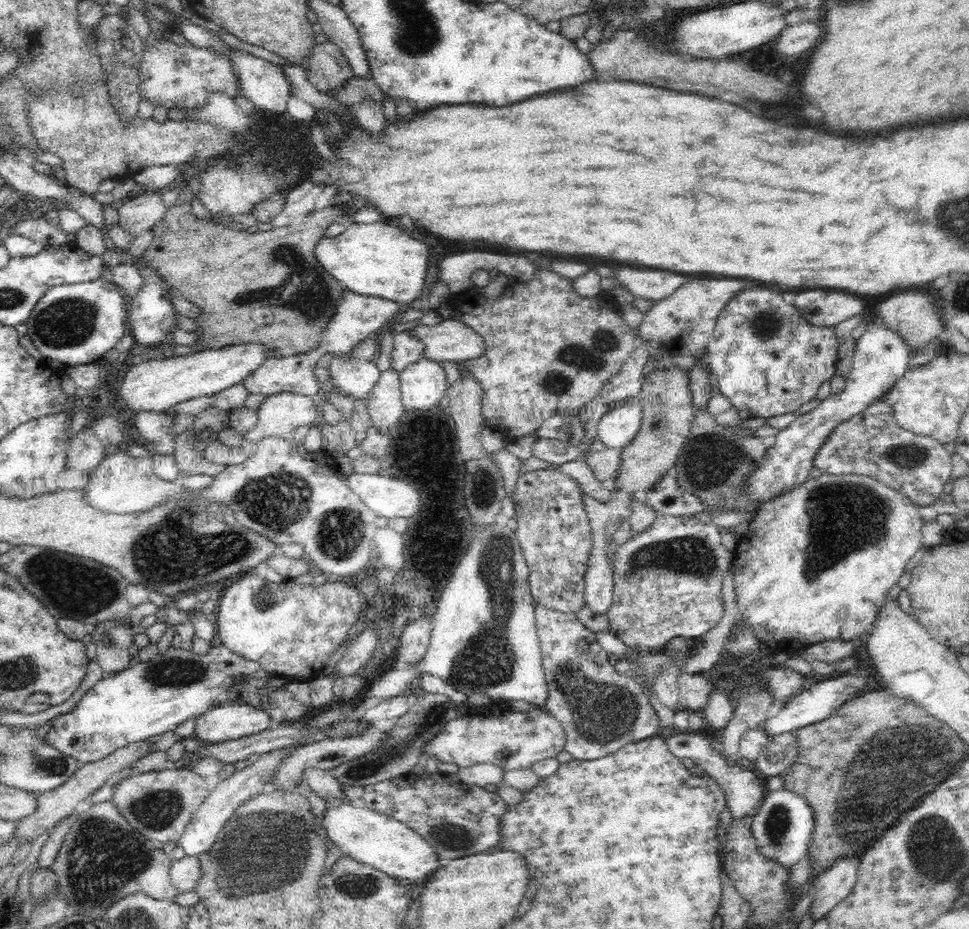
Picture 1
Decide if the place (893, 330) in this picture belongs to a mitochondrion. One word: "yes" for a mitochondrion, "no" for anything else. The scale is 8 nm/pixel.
no

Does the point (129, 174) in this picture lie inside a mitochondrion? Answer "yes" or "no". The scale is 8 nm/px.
no

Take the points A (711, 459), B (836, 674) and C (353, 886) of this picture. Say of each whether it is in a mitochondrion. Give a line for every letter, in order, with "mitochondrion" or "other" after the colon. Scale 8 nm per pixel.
A: mitochondrion
B: other
C: mitochondrion

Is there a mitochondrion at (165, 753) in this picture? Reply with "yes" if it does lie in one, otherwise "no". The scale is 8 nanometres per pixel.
no

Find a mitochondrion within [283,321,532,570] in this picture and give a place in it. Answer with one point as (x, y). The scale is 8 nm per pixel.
(340, 535)

